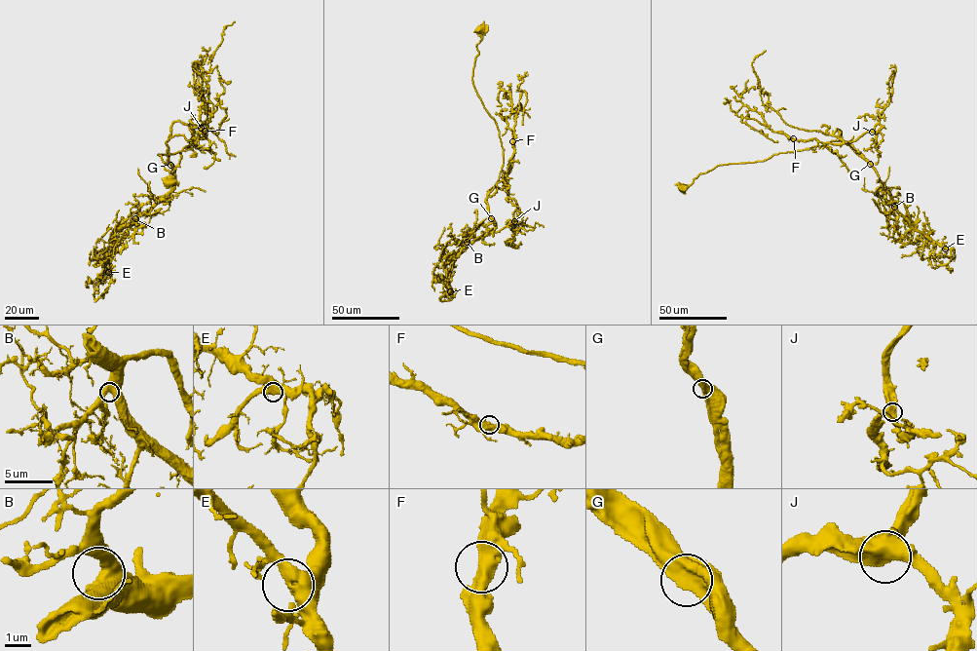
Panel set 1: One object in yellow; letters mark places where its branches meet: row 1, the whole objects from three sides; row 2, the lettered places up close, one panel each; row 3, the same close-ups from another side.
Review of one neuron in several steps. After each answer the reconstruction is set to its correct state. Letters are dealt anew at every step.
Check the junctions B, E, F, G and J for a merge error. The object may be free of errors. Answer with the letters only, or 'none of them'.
none of them

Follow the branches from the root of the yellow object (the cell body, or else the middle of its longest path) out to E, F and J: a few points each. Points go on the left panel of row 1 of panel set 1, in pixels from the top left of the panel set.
E: (169, 181), (158, 155), (191, 145), (183, 135), (166, 142), (173, 187), (130, 225), (107, 259), (108, 272)
F: (169, 181), (158, 155), (191, 143), (183, 135), (169, 137), (170, 126), (188, 124), (195, 140), (205, 131)
J: (169, 181), (158, 155), (191, 143), (169, 137), (170, 126), (188, 124), (197, 138), (201, 128)

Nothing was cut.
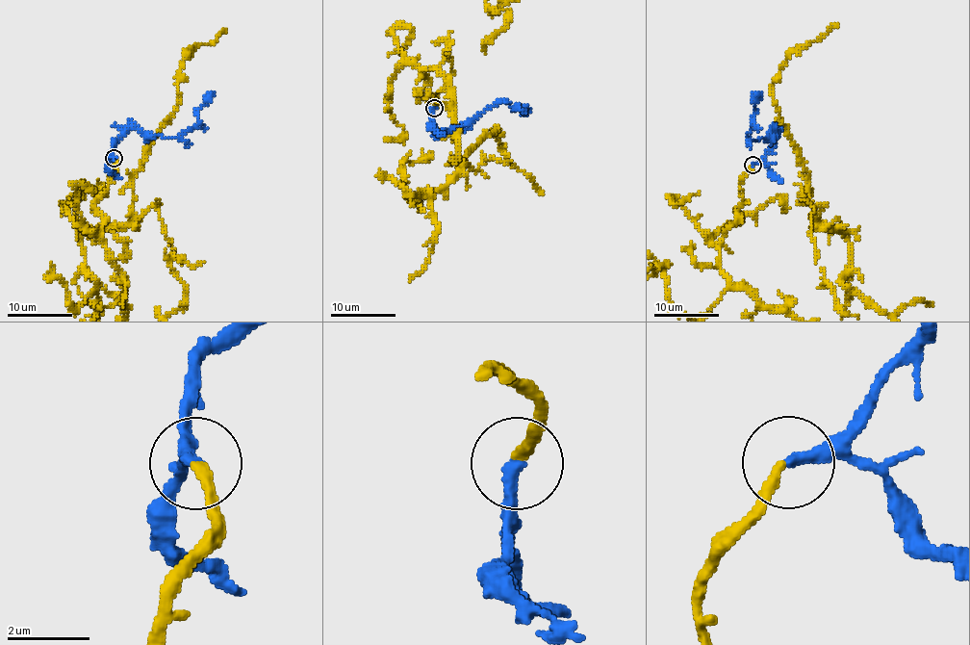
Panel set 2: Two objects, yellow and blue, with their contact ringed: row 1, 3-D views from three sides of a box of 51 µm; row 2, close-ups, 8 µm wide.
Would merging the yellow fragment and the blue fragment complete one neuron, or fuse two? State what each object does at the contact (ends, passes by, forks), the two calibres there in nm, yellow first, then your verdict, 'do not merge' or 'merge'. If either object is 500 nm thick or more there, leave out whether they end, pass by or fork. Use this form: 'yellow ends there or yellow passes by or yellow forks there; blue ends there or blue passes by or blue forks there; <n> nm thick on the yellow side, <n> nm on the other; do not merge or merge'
yellow ends there; blue ends there; 260 nm thick on the yellow side, 320 nm on the other; merge

